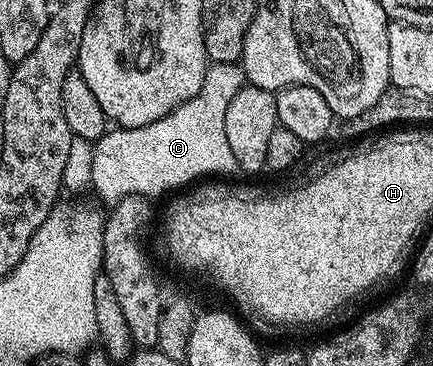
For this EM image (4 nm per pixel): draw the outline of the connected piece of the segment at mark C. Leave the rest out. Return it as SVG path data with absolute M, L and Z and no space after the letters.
M216 63L206 68L206 79L202 82L202 87L195 93L194 96L187 101L187 103L181 103L174 110L168 112L162 119L156 120L154 123L149 123L143 127L127 127L125 129L110 129L101 139L97 140L93 144L91 140L73 136L69 145L68 158L65 161L64 173L62 174L63 188L68 192L70 191L82 191L91 181L94 182L94 191L102 199L110 199L109 201L117 201L128 197L129 195L144 195L147 197L153 196L153 191L174 191L185 188L187 185L193 184L195 181L201 180L203 177L226 177L230 170L235 170L236 164L234 162L234 154L232 149L228 145L228 137L226 136L226 114L228 113L228 105L232 101L232 97L236 97L236 93L247 82L246 72L242 70L238 63Z

